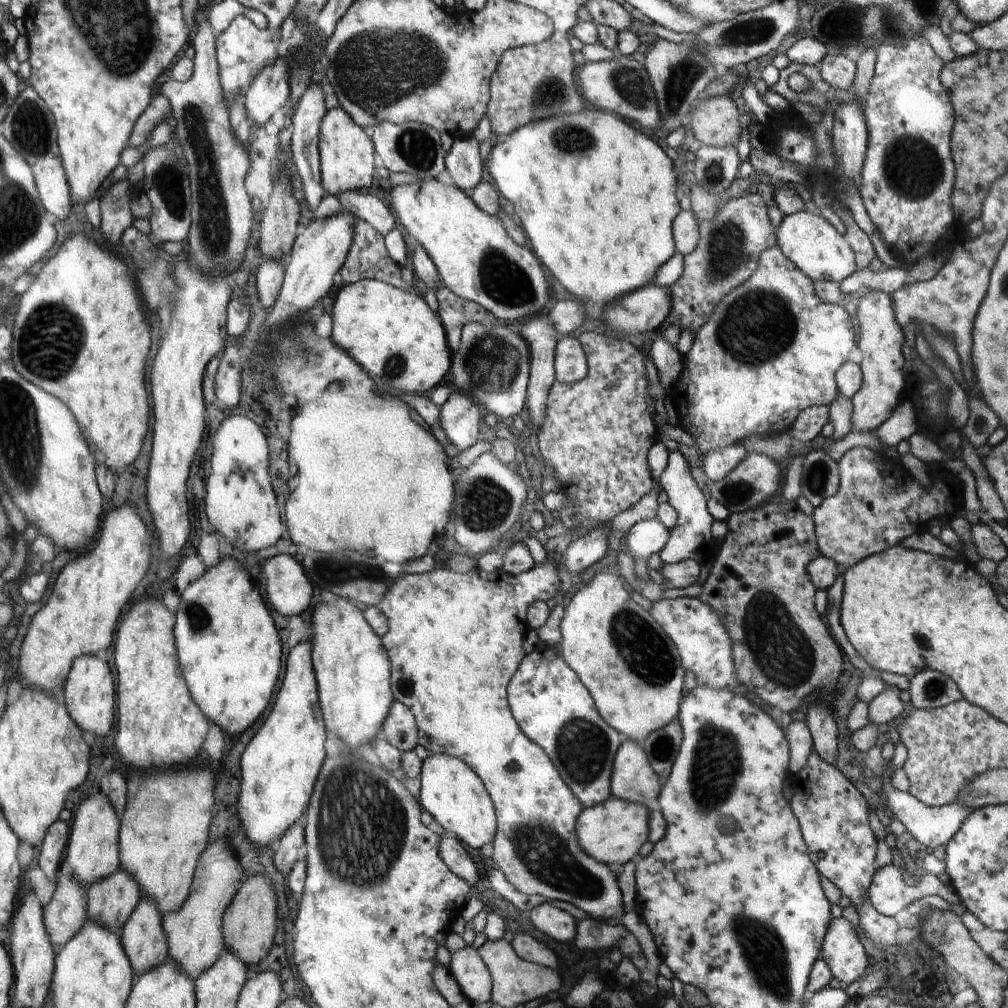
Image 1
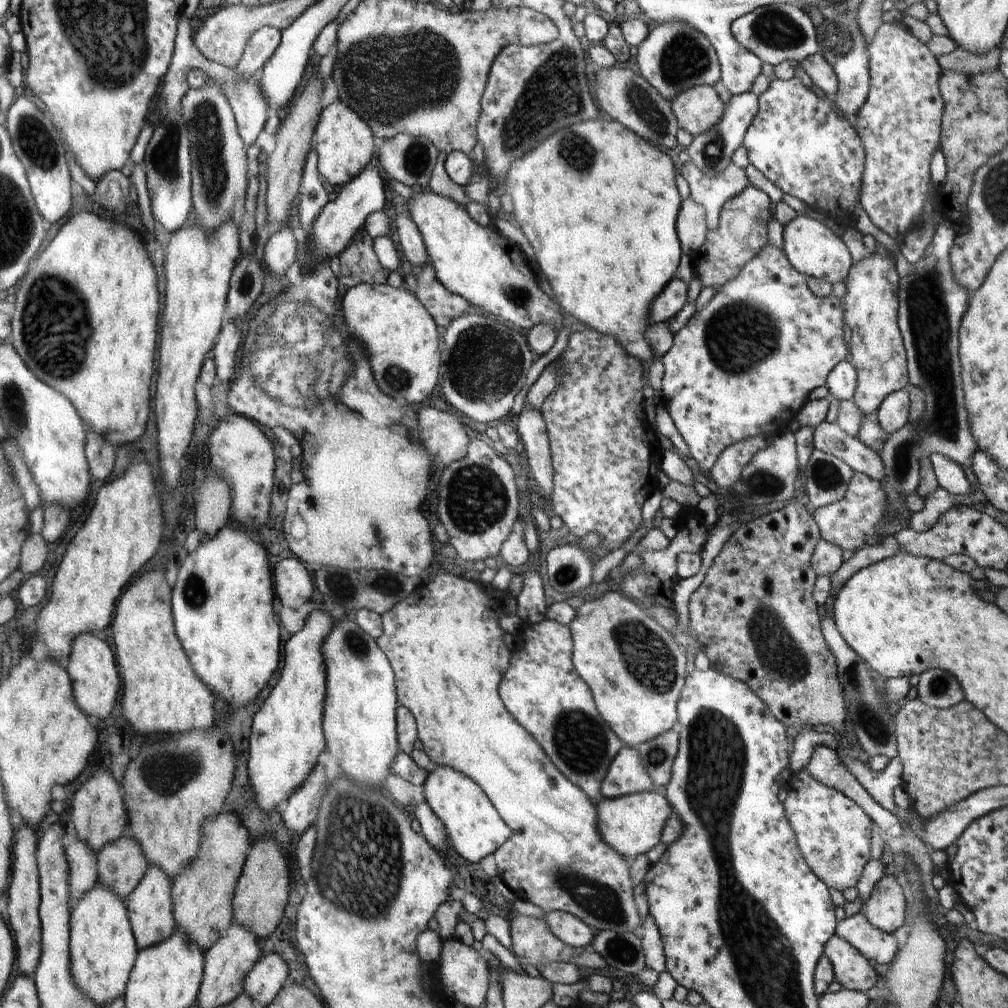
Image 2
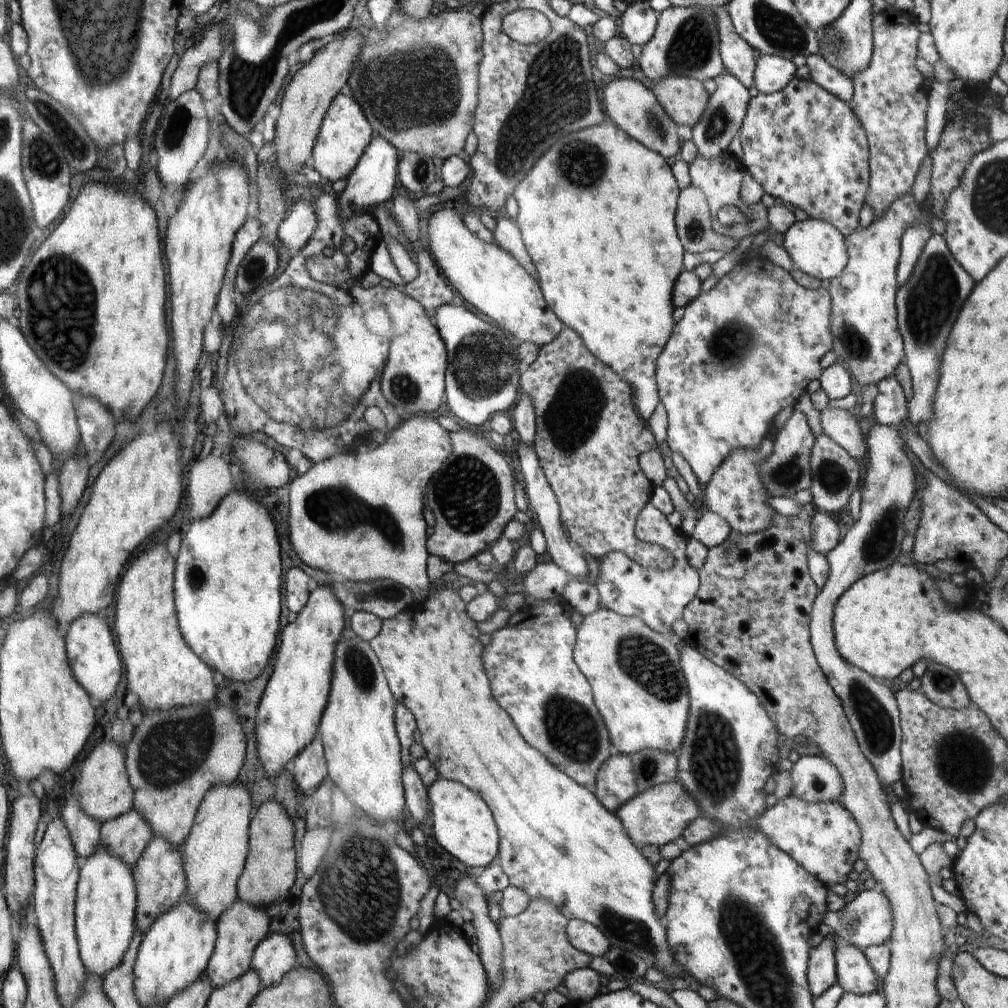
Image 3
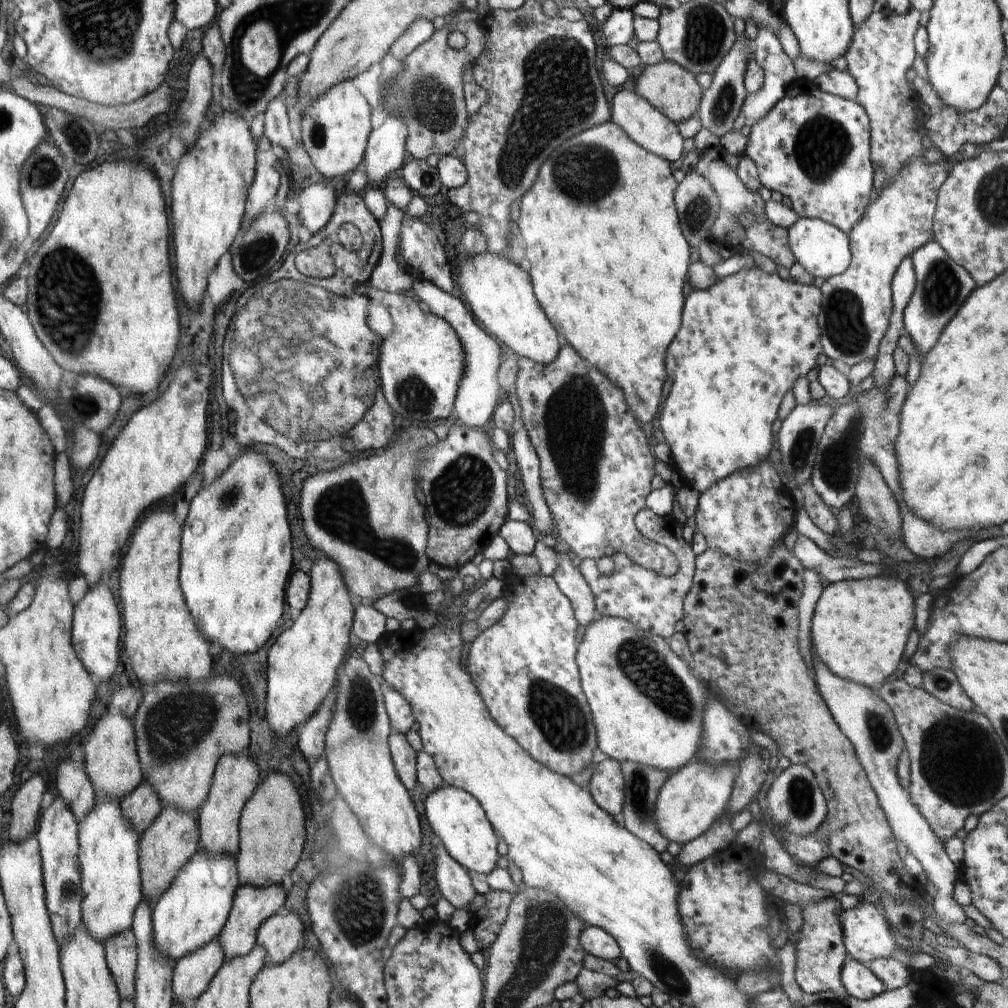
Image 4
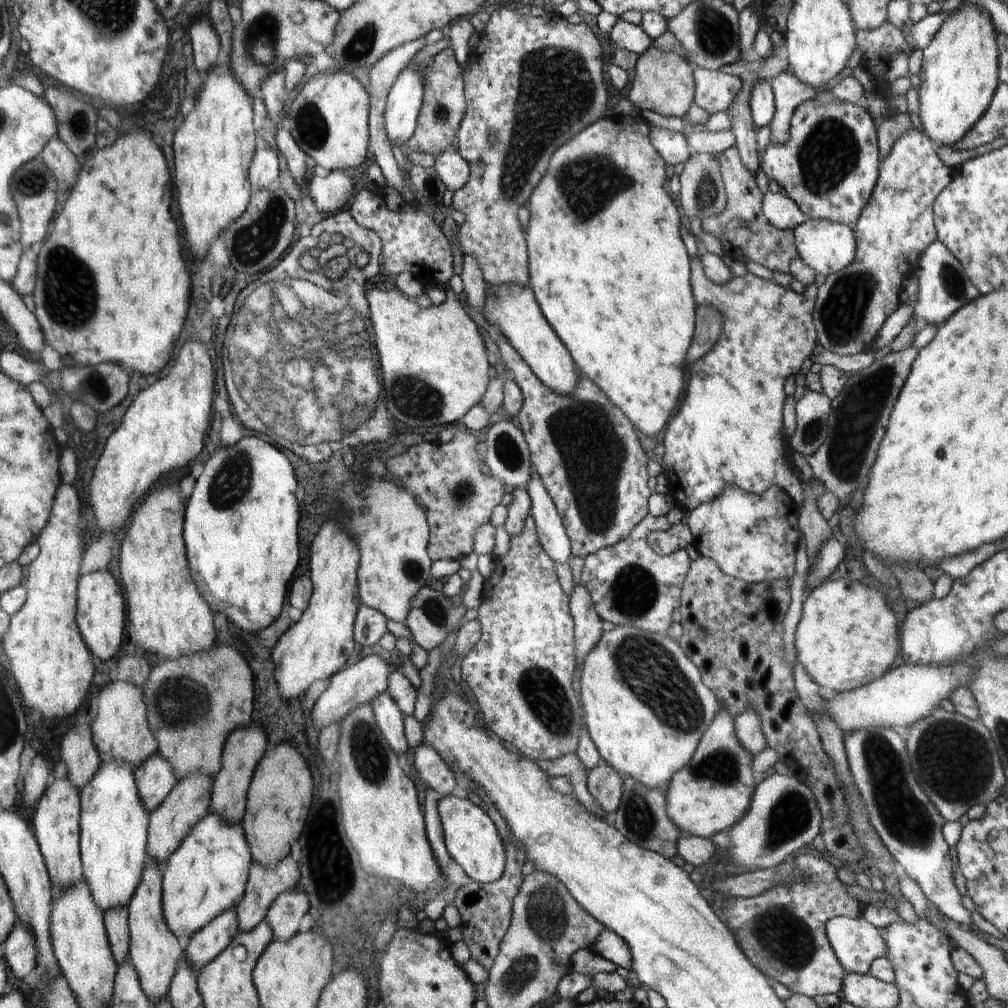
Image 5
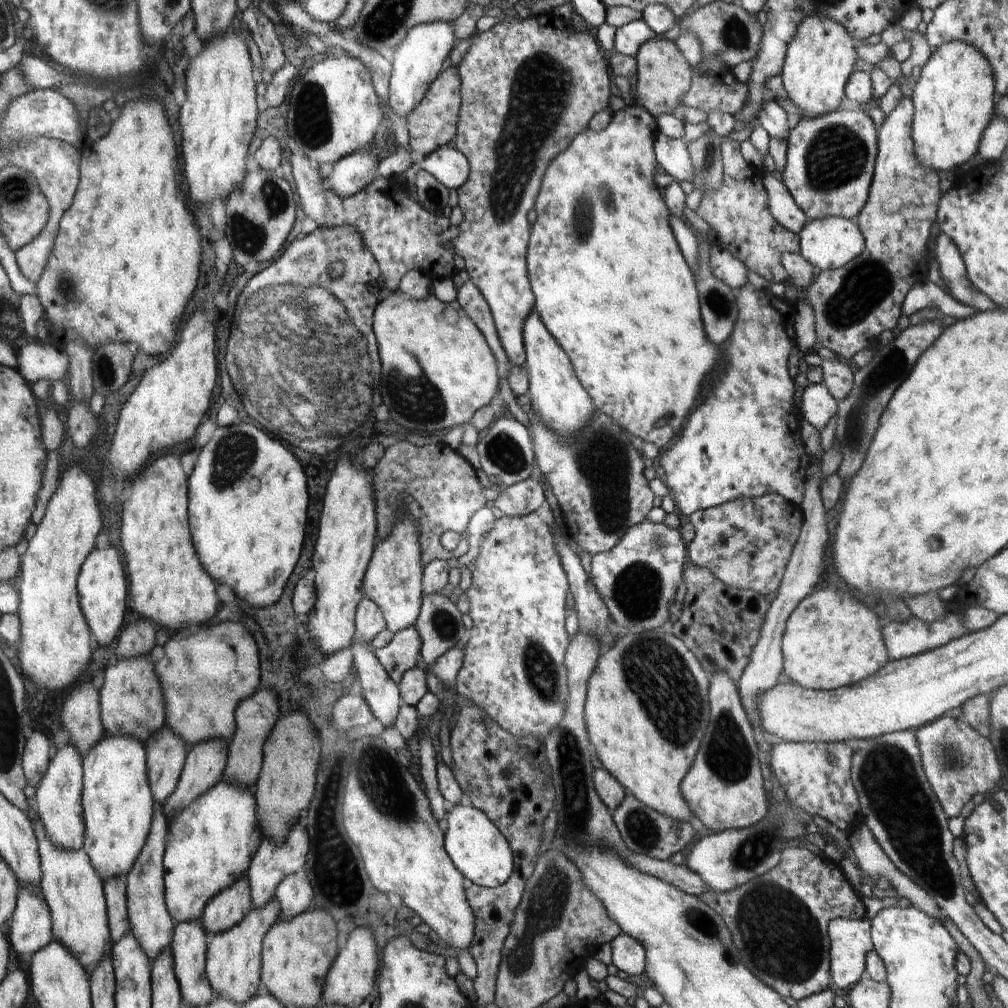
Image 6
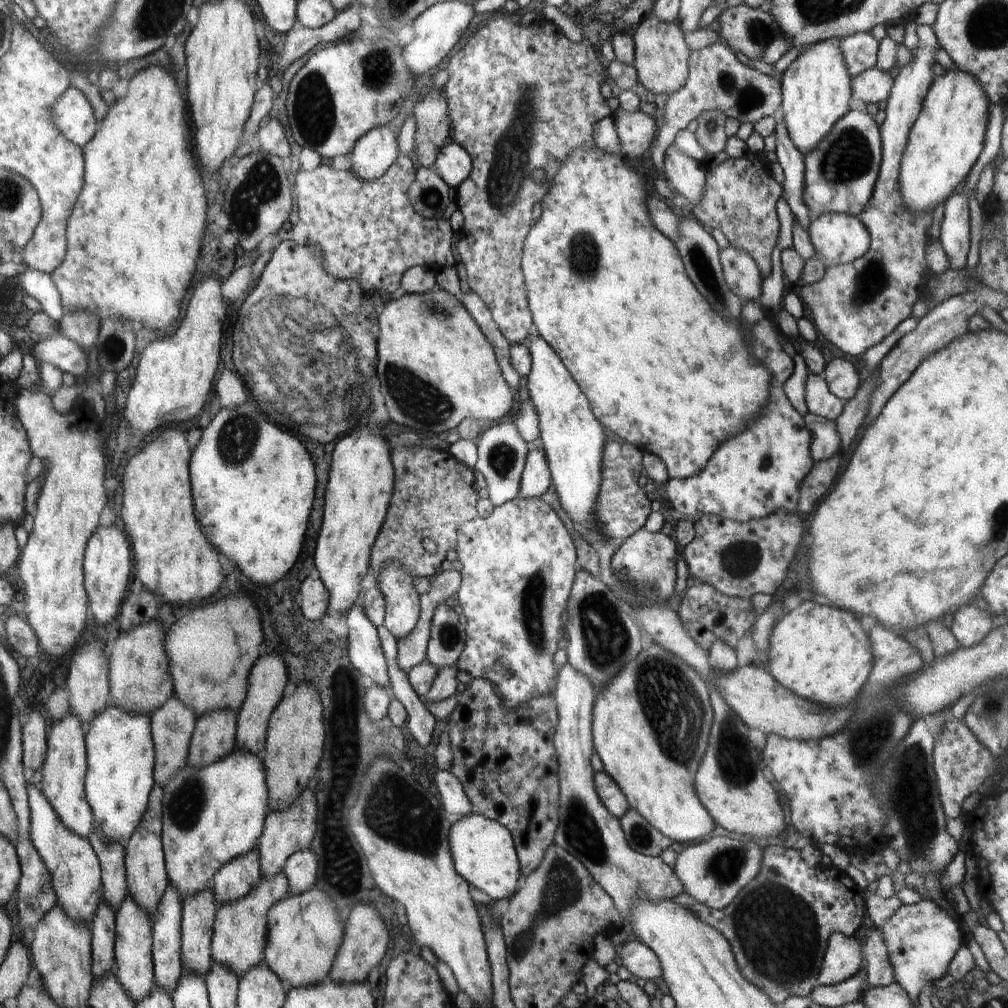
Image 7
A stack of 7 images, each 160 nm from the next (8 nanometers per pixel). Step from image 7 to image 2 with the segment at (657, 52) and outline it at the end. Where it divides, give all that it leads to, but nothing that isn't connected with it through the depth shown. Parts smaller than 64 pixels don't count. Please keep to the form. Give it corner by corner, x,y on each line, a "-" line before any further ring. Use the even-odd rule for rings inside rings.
710,85
693,86
678,93
670,102
678,126
693,138
714,127
725,109
725,103

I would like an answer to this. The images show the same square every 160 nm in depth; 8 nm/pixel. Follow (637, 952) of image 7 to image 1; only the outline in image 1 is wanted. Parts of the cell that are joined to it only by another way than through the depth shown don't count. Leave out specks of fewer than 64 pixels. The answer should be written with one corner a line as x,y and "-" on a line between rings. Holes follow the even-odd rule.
550,903
536,906
531,911
531,919
537,930
556,942
570,942
576,936
577,920

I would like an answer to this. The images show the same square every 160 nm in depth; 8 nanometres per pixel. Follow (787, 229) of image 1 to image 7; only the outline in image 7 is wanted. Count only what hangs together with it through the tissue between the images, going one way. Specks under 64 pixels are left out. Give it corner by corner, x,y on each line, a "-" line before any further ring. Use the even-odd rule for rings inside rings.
843,213
813,216
807,232
817,257
827,266
857,260
871,242
859,218

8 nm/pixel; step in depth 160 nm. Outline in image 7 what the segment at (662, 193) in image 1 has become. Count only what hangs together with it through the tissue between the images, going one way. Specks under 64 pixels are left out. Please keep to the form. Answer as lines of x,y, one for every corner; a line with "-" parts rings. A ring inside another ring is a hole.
621,107
612,116
621,154
607,154
597,147
590,148
590,146
576,148
572,156
568,156
566,162
560,166
547,194
542,198
542,216
532,224
526,236
521,261
527,302
538,335
542,336
558,354
572,379
587,397
592,415
600,422
600,425
634,445
636,449
658,456
666,466
669,479
686,479
705,468
716,446
726,438
745,430
749,421
759,415
759,411
765,406
765,401
769,396
771,375
761,363
752,358
748,344
744,344
742,340
738,324
726,322
716,312
710,310
708,302
704,302
704,298
698,294
694,284
688,280
676,246
652,225
647,208
647,194
641,176
634,168
628,166
628,160
630,161
630,157
637,153
645,153
655,142
659,121
644,112
624,111

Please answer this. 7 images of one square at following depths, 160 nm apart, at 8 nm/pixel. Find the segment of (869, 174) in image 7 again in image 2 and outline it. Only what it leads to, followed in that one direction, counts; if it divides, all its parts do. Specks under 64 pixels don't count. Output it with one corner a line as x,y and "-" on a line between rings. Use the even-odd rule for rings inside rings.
792,77
791,79
772,79
770,83
770,88
766,90
762,95
758,96
759,109
752,120
752,124
748,125
748,130
745,132
745,137
743,138
743,146
746,148
748,153
748,158
750,164
753,164
766,178
774,182
776,186
782,188
782,192
786,192
787,198
792,202
795,202
798,206
810,206
815,208
820,212
824,212
831,218
834,218
836,222
846,225
854,219
854,215
851,212
852,207
856,204
859,199
858,190
861,188
862,175
864,170
865,161
865,150
862,146
859,134
842,115
840,115
835,106
833,105
833,100
830,96
825,99
816,95
812,88
809,89
798,77

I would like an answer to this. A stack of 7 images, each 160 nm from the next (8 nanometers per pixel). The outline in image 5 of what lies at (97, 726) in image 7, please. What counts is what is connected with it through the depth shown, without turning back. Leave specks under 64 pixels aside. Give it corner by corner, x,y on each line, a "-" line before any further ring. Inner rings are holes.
127,763
103,764
90,783
80,790
79,797
82,798
79,848
91,896
102,912
128,907
147,864
150,824
150,812
143,806
135,786
134,769

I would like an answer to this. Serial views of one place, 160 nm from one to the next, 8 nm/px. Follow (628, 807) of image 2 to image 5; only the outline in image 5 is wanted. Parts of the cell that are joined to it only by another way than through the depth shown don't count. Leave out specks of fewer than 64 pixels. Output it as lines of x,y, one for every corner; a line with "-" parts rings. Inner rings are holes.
722,708
700,738
690,762
668,782
668,790
664,795
666,811
685,836
708,839
708,836
737,825
750,810
756,788
752,771
753,757
740,744
734,724
730,712

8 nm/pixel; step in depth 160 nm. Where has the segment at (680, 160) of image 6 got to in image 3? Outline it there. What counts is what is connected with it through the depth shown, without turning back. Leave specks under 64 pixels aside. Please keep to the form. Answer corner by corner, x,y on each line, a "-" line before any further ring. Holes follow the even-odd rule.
616,76
605,87
604,108
607,118
618,128
664,158
674,156
678,150
681,150
682,141
677,135
678,125
664,110
656,95
640,81

